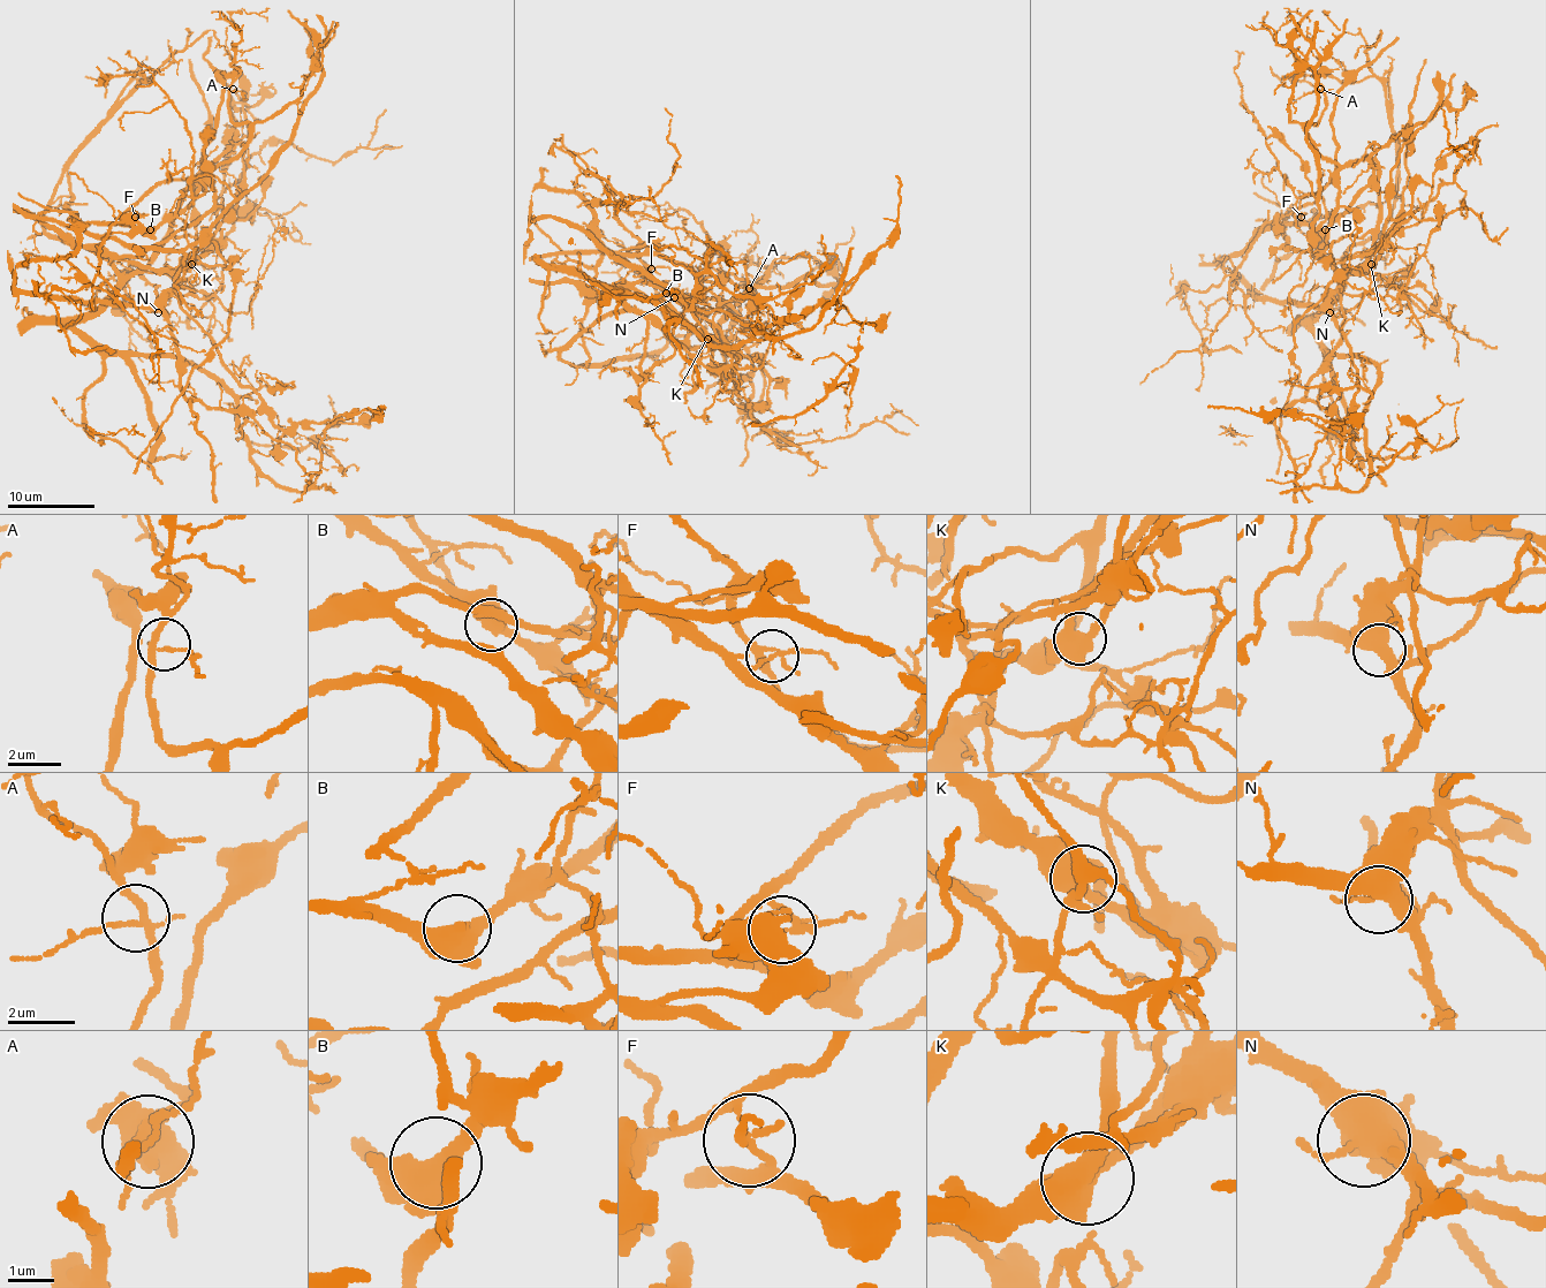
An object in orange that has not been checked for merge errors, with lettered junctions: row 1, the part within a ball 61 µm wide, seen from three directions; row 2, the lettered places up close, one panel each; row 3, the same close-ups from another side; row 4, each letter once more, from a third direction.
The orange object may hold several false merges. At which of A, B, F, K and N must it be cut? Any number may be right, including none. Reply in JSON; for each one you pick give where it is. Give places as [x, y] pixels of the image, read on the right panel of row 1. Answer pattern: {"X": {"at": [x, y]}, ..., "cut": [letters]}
{"F": {"at": [1301, 217]}, "cut": ["F"]}

